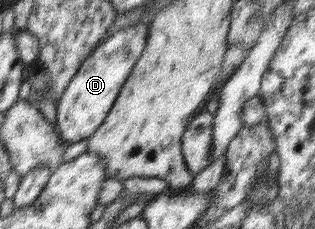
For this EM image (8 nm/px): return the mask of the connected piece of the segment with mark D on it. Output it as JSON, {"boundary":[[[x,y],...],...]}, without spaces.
{"boundary":[[[139,23],[117,31],[104,43],[100,43],[80,64],[76,75],[70,80],[56,104],[57,131],[65,143],[71,144],[86,139],[102,125],[134,64],[145,50],[148,28],[149,23]]]}

